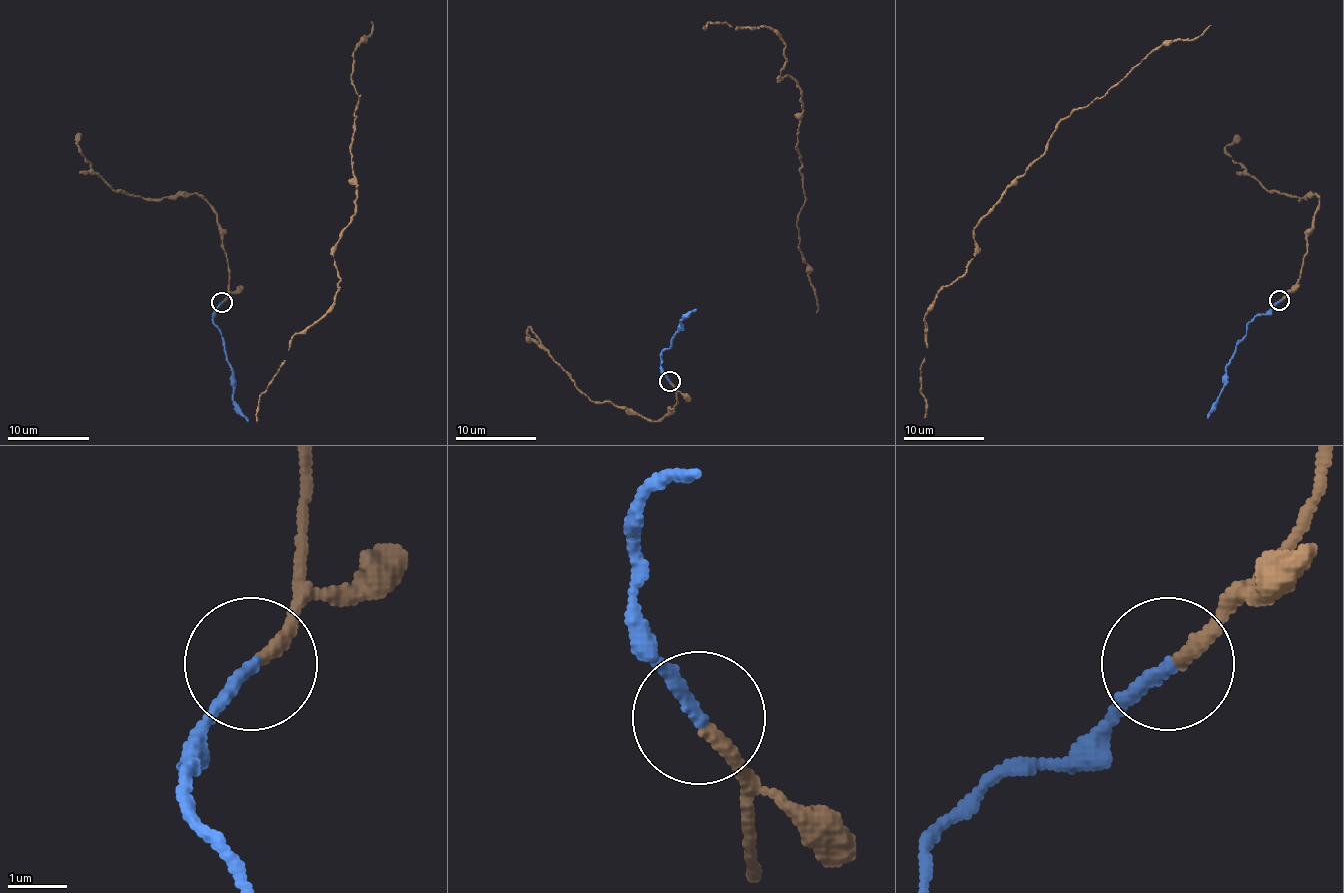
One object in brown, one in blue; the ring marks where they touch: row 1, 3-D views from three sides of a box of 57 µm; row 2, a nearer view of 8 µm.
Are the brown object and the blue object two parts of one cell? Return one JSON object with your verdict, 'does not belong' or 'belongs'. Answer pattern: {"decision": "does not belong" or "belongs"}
{"decision": "belongs"}

